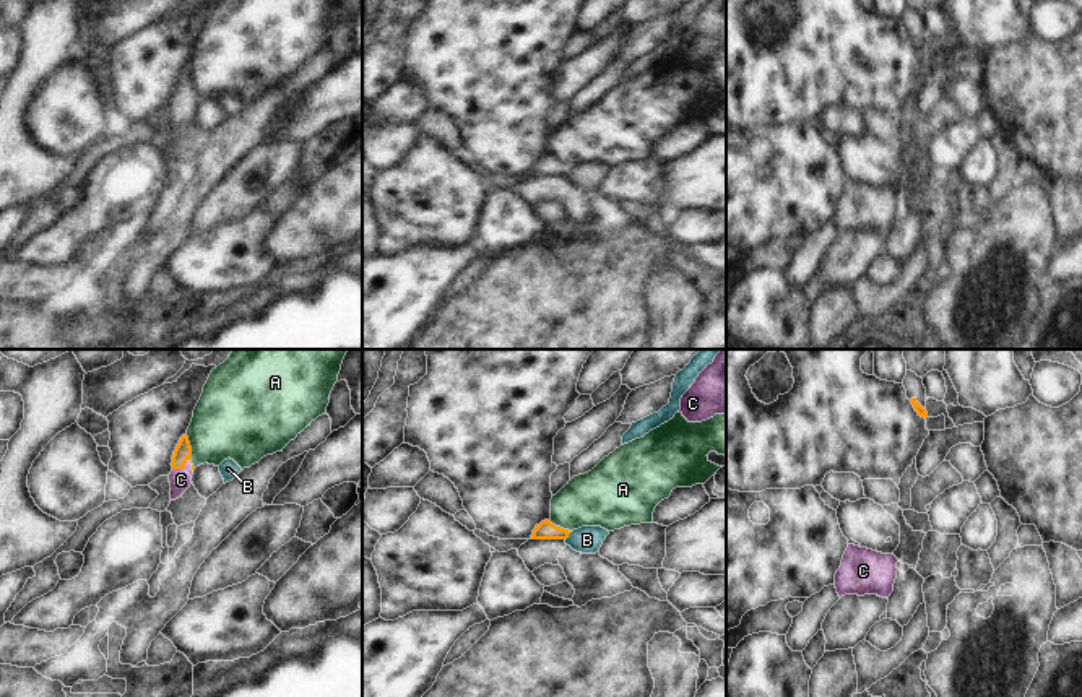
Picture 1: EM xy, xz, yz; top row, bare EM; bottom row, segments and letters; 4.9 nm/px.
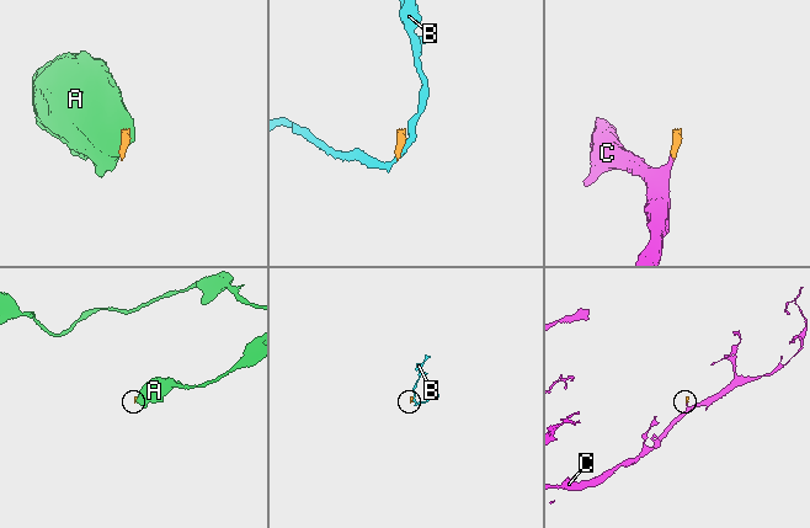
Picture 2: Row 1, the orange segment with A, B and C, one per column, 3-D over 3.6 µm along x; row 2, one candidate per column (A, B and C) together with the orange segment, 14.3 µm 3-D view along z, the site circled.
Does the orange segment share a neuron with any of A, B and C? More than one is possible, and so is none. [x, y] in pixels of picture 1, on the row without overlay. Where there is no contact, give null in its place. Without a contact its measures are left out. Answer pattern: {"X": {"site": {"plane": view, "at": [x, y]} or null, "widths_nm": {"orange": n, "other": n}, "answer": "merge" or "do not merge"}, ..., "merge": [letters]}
{"A": {"site": {"plane": "xy", "at": [190, 88]}, "widths_nm": {"orange": 90, "other": 360}, "answer": "do not merge"}, "B": {"site": {"plane": "xz", "at": [567, 173]}, "widths_nm": {"orange": 90, "other": 140}, "answer": "do not merge"}, "C": {"site": {"plane": "xy", "at": [184, 103]}, "widths_nm": {"orange": 90, "other": 110}, "answer": "merge"}, "merge": ["C"]}

